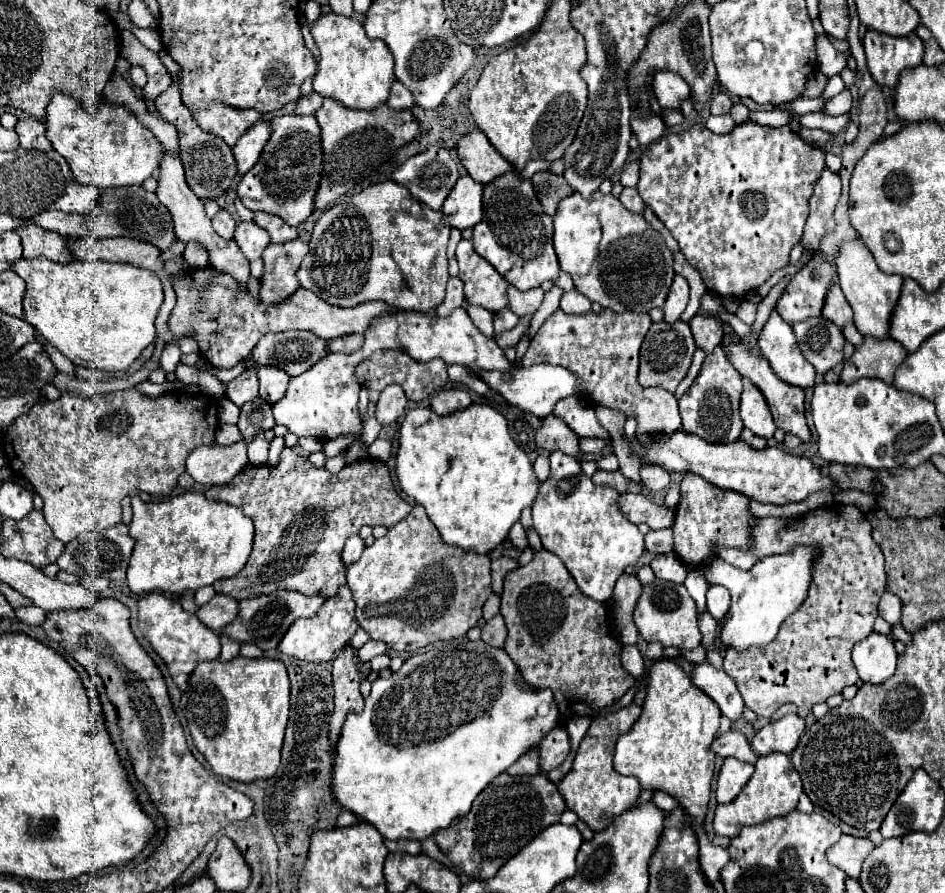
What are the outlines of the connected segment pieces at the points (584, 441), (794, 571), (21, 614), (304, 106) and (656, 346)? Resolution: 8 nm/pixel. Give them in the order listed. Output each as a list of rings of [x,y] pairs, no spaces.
[[[579,437],[579,455],[599,453],[603,447],[605,447],[603,439],[597,439],[597,437]]]
[[[795,547],[793,553],[769,555],[757,561],[749,571],[741,571],[715,559],[707,571],[707,581],[719,581],[731,593],[731,607],[719,631],[719,641],[723,651],[733,649],[745,653],[749,649],[763,649],[777,635],[779,625],[787,619],[807,597],[807,587],[811,583],[811,563],[817,551],[813,547]]]
[[[37,605],[17,607],[15,615],[19,621],[23,621],[27,625],[41,625],[45,621],[45,611],[41,611],[41,607],[37,607]]]
[[[311,91],[311,95],[309,95],[309,97],[305,97],[305,99],[301,99],[301,101],[299,101],[299,105],[297,105],[295,113],[299,113],[299,115],[315,113],[315,111],[321,107],[321,103],[323,103],[323,97],[321,97],[321,95],[317,95],[315,91]]]
[[[659,321],[651,323],[643,347],[641,347],[641,365],[639,365],[639,385],[641,387],[663,387],[669,393],[675,393],[677,385],[683,381],[691,367],[691,357],[695,351],[695,339],[689,329],[689,323],[685,321]]]

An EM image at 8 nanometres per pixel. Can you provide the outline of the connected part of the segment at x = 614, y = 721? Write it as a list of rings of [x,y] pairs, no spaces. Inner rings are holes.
[[[627,705],[609,717],[593,719],[587,735],[583,737],[577,749],[577,755],[573,759],[573,769],[557,785],[561,795],[565,797],[567,809],[577,813],[577,817],[585,821],[593,831],[605,829],[613,817],[631,809],[637,803],[637,795],[641,793],[641,785],[635,777],[623,777],[613,769],[613,745],[619,733],[631,729],[639,713],[641,713],[639,705]]]

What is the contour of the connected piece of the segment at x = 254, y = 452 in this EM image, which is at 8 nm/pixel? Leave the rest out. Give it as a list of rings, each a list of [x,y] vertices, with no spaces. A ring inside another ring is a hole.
[[[259,436],[247,445],[247,451],[249,451],[251,465],[265,465],[268,461],[269,441],[265,437]]]

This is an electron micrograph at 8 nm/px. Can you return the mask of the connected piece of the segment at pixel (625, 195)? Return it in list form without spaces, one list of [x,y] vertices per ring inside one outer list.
[[[623,189],[619,201],[623,203],[625,209],[629,209],[629,211],[633,211],[637,215],[643,215],[643,211],[645,211],[645,203],[641,201],[641,197],[639,197],[639,193],[635,189]]]

